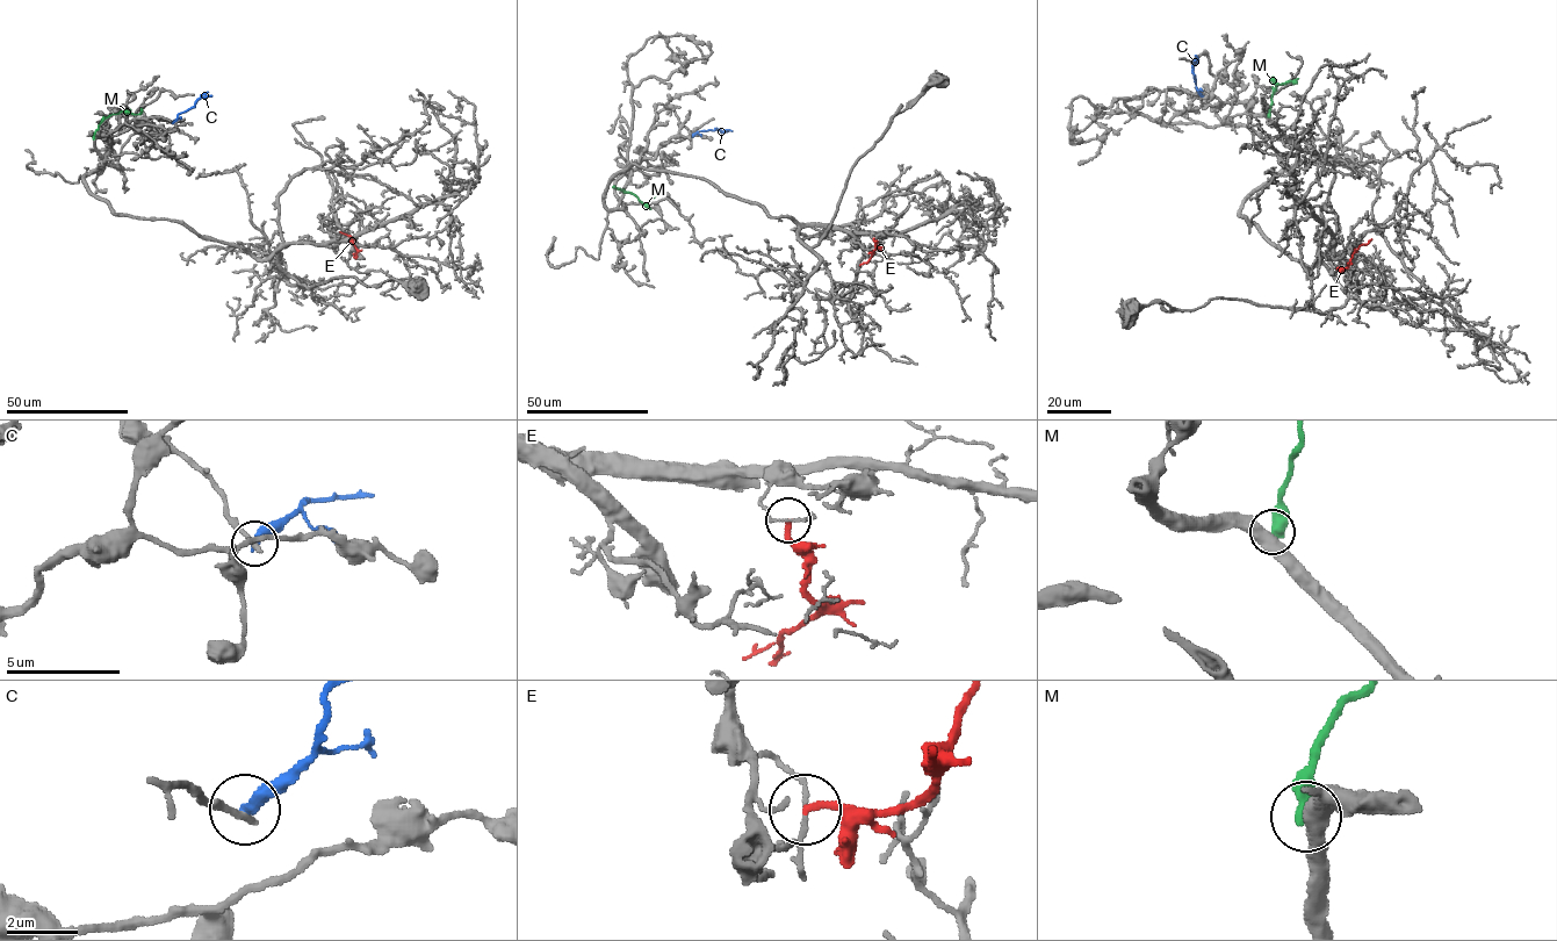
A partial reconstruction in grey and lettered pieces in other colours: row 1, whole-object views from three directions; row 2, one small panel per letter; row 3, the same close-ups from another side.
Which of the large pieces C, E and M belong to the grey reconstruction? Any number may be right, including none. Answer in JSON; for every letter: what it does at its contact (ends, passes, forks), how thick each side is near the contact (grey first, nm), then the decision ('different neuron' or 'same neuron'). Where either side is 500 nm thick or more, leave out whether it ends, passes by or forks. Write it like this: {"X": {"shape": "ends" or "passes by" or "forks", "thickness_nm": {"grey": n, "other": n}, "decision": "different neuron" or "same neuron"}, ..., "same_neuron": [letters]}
{"C": {"shape": "ends", "thickness_nm": {"grey": 240, "other": 360}, "decision": "different neuron"}, "E": {"shape": "ends", "thickness_nm": {"grey": 100, "other": 220}, "decision": "different neuron"}, "M": {"thickness_nm": {"grey": 480, "other": 550}, "decision": "different neuron"}, "same_neuron": []}

